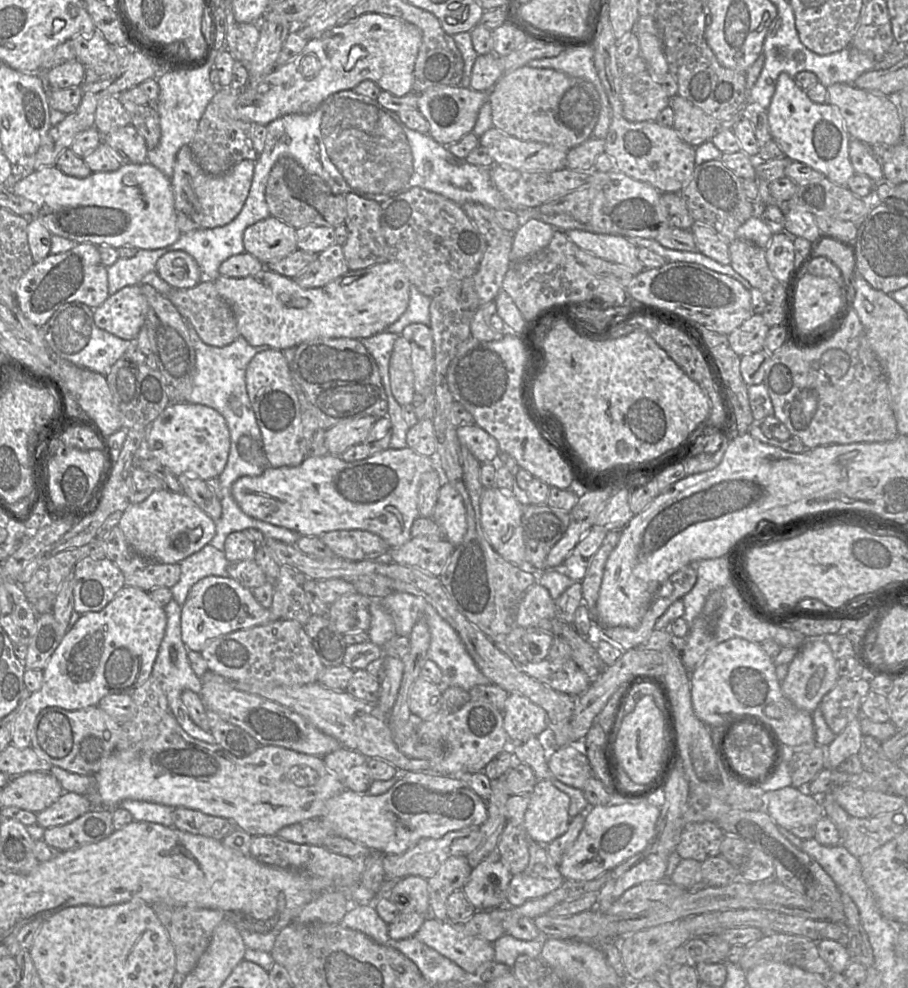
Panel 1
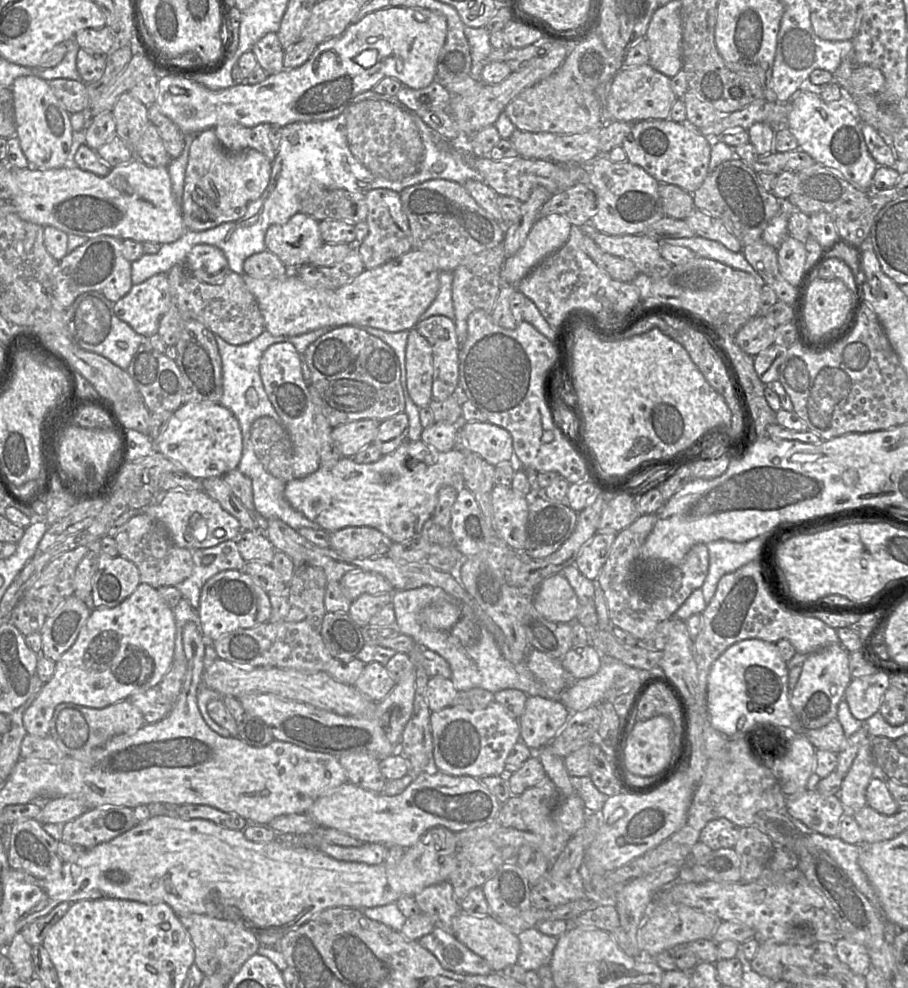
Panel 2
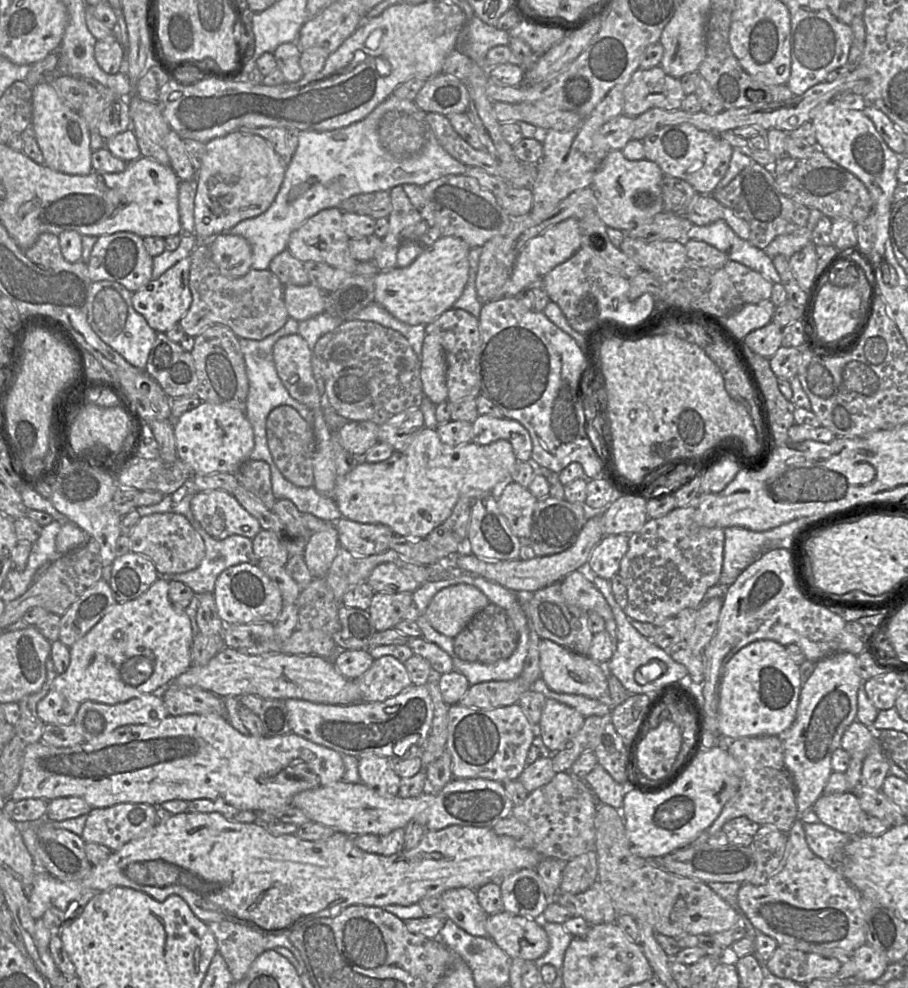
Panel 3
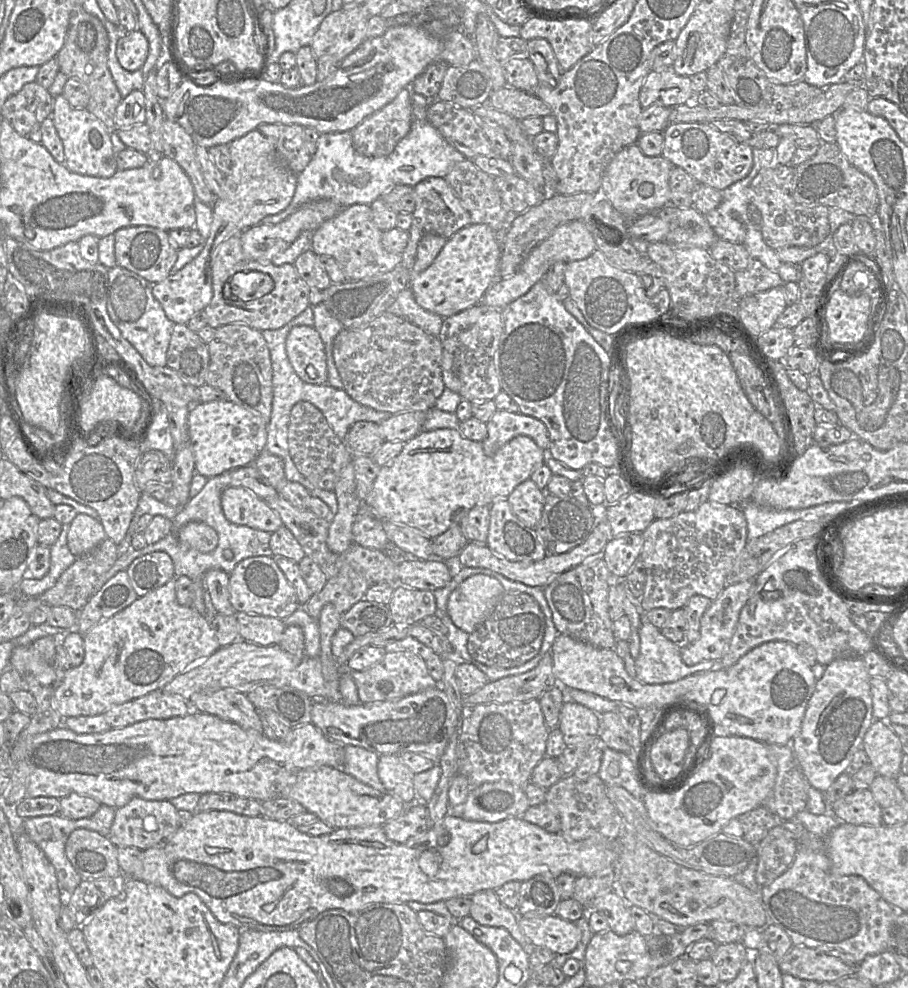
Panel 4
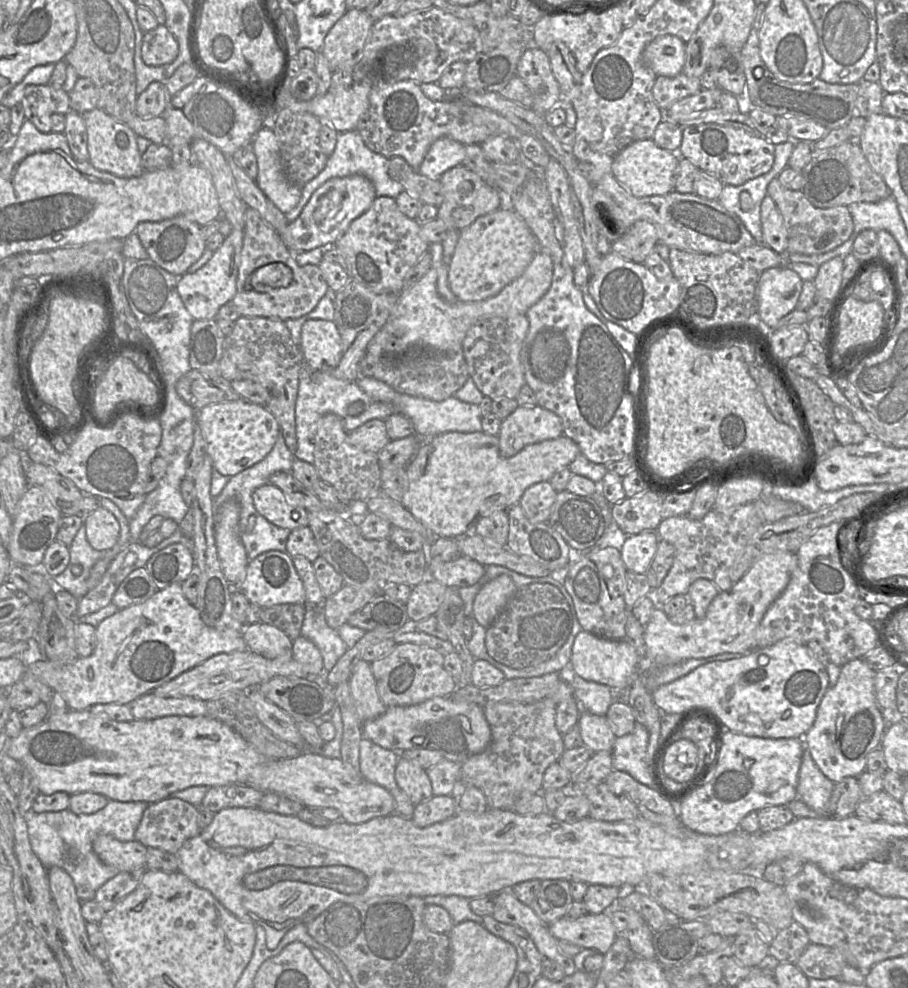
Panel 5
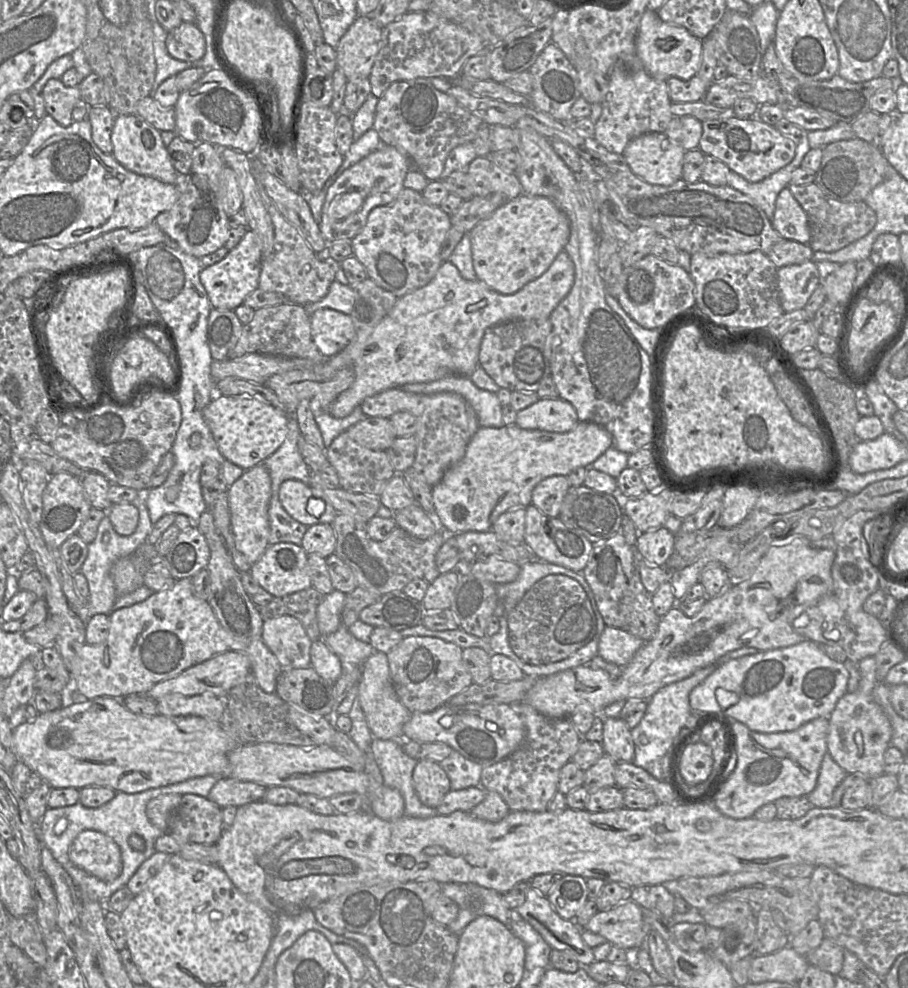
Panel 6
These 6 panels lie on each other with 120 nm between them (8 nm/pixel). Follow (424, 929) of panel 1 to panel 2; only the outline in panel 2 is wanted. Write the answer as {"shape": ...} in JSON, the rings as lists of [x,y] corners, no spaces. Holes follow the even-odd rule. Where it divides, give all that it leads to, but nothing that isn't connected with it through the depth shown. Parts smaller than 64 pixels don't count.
{"shape":[[[460,912],[449,931],[471,951],[482,957],[494,972],[516,964],[520,953],[518,934],[492,914],[473,916]]]}

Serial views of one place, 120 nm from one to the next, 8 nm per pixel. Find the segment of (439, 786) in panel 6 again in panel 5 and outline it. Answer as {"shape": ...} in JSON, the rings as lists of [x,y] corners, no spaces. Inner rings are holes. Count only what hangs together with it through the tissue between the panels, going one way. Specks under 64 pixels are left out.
{"shape":[[[401,756],[395,768],[395,780],[411,803],[417,805],[433,797],[432,786],[426,770]]]}

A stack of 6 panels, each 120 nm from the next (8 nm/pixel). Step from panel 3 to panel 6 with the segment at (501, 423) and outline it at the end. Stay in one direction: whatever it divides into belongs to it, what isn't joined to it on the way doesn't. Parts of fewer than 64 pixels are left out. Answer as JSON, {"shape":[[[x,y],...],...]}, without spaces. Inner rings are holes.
{"shape":[[[561,398],[539,399],[517,412],[515,424],[527,430],[565,433],[579,424],[574,406]]]}

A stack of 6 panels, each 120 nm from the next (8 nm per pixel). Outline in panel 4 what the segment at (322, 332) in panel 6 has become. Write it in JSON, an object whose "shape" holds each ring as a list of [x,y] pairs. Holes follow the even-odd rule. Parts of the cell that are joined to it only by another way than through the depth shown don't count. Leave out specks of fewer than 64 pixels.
{"shape":[[[296,326],[286,339],[286,353],[296,374],[306,383],[327,383],[325,345],[316,329]]]}

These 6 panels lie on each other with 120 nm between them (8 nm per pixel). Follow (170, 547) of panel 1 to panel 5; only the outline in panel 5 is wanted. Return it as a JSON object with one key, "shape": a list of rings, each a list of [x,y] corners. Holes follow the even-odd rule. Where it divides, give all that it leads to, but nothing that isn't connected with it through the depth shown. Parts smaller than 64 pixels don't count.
{"shape":[[[269,483],[257,488],[252,498],[258,515],[289,530],[307,526],[313,512],[303,506],[289,504],[283,491]]]}

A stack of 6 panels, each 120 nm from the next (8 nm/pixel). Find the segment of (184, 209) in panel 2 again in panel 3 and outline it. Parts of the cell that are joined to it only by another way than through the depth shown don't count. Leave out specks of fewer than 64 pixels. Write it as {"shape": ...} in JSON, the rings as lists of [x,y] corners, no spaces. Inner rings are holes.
{"shape":[[[233,131],[206,142],[194,182],[197,248],[211,246],[218,235],[225,234],[245,219],[264,213],[281,188],[286,167],[272,145],[258,135]]]}

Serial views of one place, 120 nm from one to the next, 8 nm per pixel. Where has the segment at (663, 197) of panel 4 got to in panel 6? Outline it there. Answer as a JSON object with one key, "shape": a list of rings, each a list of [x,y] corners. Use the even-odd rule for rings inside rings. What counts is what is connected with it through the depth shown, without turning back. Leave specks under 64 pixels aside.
{"shape":[[[647,133],[630,141],[622,155],[631,171],[645,182],[671,186],[681,178],[685,153],[665,133]]]}

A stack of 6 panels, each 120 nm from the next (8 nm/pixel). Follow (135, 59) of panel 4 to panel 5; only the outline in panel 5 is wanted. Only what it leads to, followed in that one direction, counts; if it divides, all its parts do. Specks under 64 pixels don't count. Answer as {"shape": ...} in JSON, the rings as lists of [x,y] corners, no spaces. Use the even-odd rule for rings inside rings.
{"shape":[[[164,25],[144,32],[140,55],[149,66],[166,65],[173,62],[179,54],[179,43]]]}

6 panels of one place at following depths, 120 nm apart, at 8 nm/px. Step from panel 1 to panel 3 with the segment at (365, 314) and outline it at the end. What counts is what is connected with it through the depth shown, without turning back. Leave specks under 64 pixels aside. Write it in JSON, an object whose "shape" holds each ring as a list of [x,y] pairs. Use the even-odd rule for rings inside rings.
{"shape":[[[444,237],[426,246],[409,266],[378,272],[375,275],[374,303],[409,325],[427,325],[435,321],[452,309],[464,292],[469,277],[470,250],[462,239]],[[313,284],[285,285],[284,301],[289,317],[300,322],[325,311],[325,292]]]}

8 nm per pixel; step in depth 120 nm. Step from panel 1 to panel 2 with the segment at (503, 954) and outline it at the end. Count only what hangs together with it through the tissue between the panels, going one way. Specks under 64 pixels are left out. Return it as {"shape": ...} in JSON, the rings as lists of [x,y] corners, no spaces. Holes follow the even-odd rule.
{"shape":[[[535,927],[518,934],[520,953],[516,964],[526,971],[537,970],[541,966],[549,966],[558,937],[541,933]]]}

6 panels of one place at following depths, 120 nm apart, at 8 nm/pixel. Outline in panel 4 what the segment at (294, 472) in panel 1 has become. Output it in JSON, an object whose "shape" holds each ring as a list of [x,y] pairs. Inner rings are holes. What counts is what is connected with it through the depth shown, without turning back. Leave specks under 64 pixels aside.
{"shape":[[[457,429],[420,431],[405,443],[401,453],[381,470],[373,482],[372,490],[363,500],[380,520],[412,527],[430,539],[444,533],[452,524],[476,506],[489,507],[498,500],[507,499],[521,482],[528,480],[535,469],[545,463],[545,450],[531,438],[516,436],[495,454],[488,456],[482,442],[465,438]]]}

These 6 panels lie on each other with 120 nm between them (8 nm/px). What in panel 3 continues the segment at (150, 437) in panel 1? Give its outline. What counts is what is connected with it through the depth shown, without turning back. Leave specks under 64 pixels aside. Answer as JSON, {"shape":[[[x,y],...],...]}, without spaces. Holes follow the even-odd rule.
{"shape":[[[201,403],[181,415],[174,423],[178,460],[187,465],[194,475],[235,473],[249,460],[254,448],[254,432],[245,413],[239,409],[214,403]]]}

